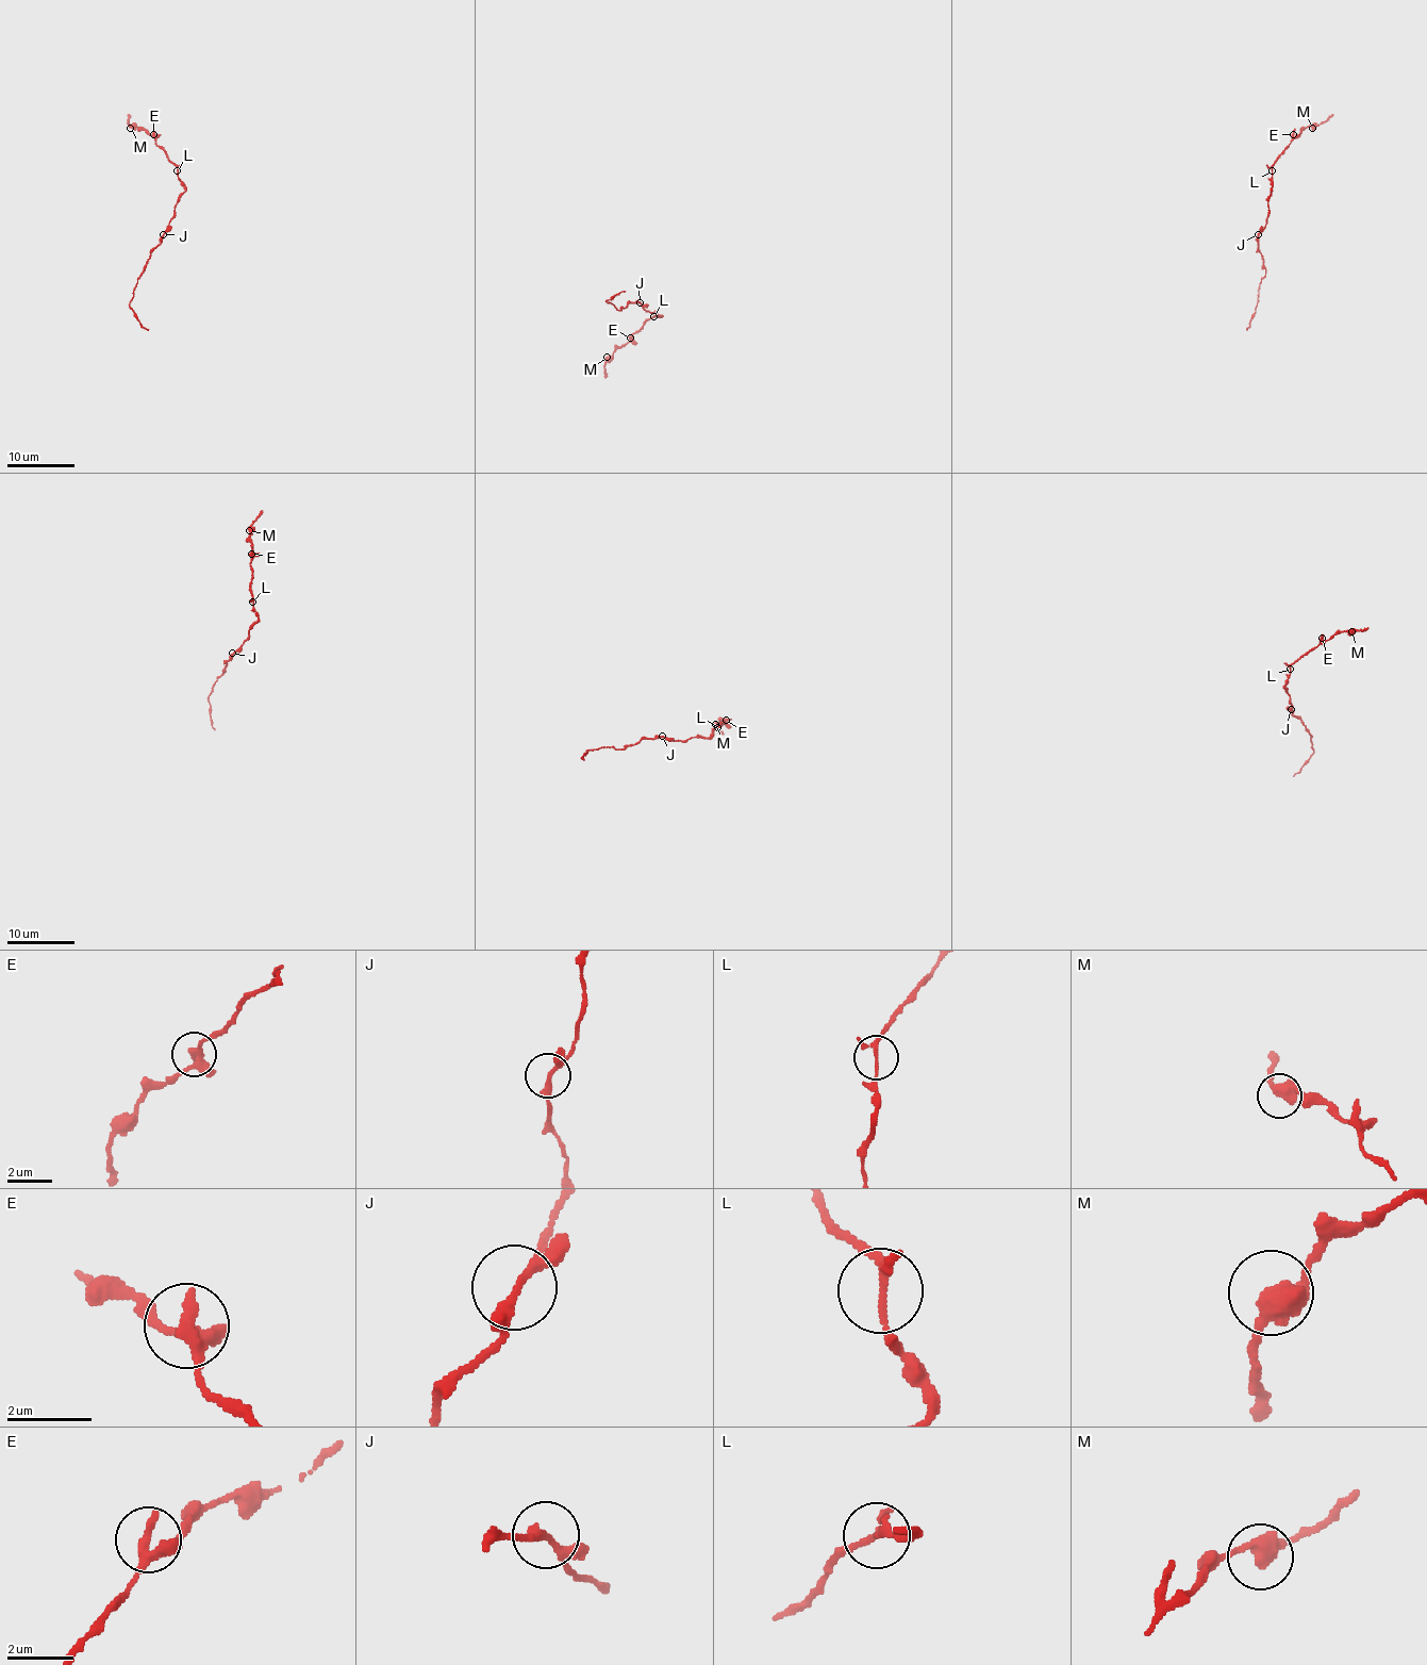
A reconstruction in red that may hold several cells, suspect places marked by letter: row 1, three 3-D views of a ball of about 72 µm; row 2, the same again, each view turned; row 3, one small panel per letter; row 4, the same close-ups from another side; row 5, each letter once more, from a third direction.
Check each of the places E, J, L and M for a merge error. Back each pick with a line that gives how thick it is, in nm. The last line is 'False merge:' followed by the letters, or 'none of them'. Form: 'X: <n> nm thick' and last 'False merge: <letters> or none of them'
False merge: none of them

